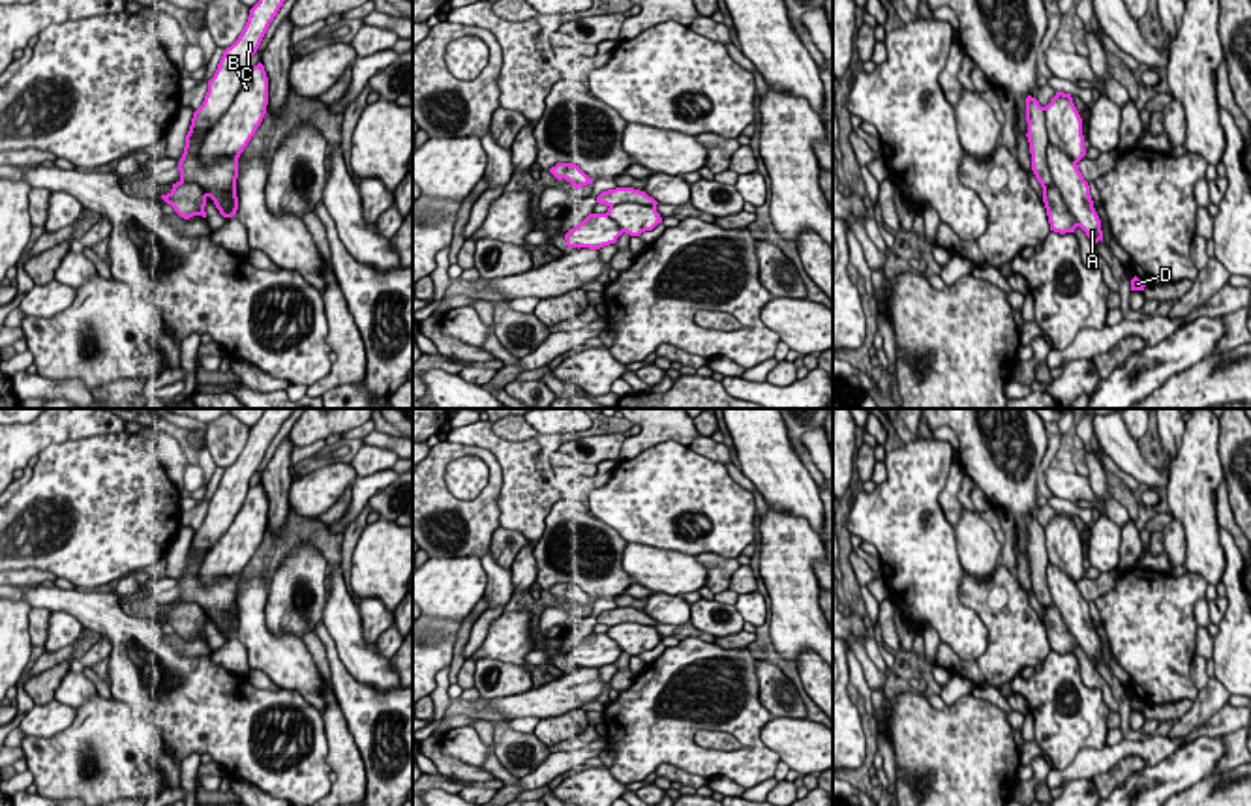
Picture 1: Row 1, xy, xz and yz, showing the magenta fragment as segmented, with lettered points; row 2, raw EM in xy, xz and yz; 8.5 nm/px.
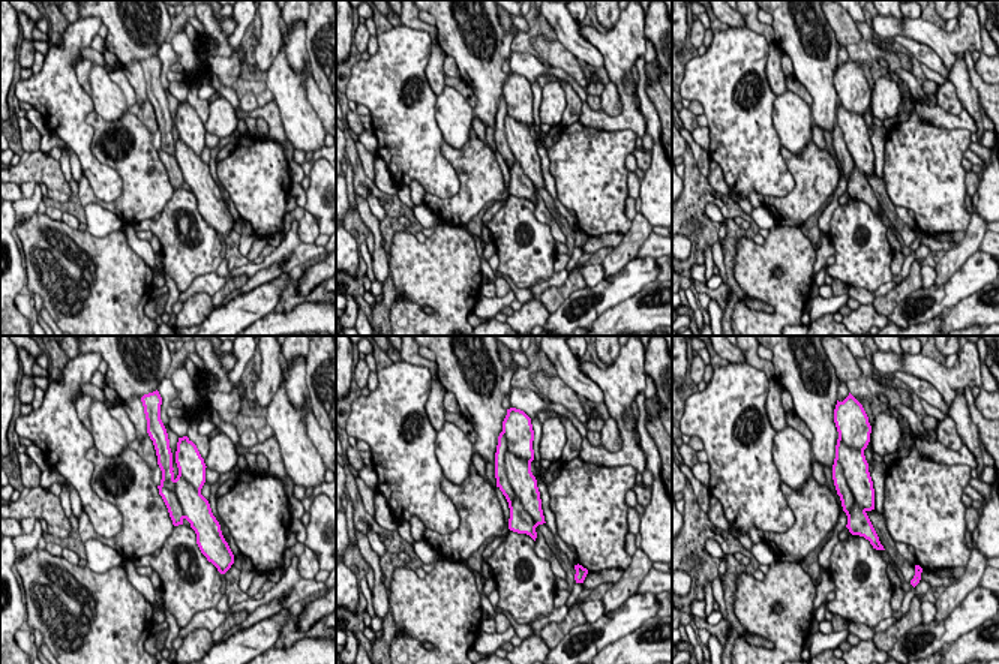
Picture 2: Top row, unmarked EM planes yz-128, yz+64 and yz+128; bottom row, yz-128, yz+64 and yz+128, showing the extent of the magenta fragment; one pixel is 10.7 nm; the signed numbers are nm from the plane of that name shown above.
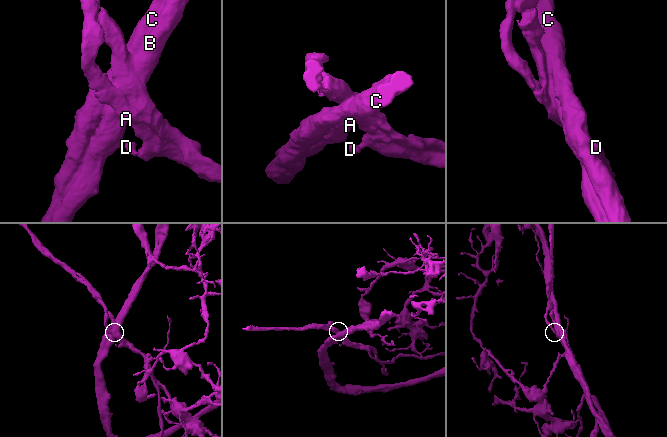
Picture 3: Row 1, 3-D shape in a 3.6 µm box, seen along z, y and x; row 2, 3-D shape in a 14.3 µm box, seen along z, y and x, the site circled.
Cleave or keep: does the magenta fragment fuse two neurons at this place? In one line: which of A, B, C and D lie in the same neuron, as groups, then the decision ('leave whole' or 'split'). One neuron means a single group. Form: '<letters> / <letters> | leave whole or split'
A B C D | leave whole

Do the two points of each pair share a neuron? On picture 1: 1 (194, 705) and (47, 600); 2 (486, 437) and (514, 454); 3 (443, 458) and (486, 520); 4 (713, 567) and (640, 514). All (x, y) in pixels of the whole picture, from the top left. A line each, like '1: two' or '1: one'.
1: one
2: one
3: one
4: two

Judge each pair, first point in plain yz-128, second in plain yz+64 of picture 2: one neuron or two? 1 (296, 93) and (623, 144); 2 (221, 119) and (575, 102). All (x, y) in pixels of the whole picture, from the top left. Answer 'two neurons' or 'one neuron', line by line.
1: two neurons
2: two neurons

